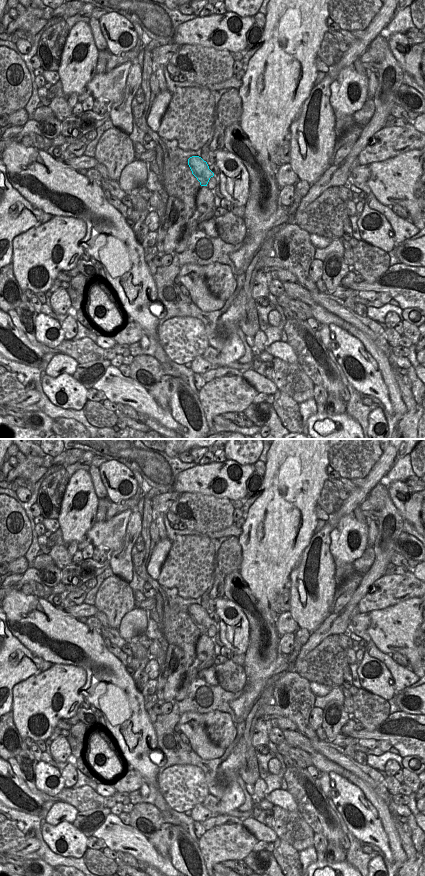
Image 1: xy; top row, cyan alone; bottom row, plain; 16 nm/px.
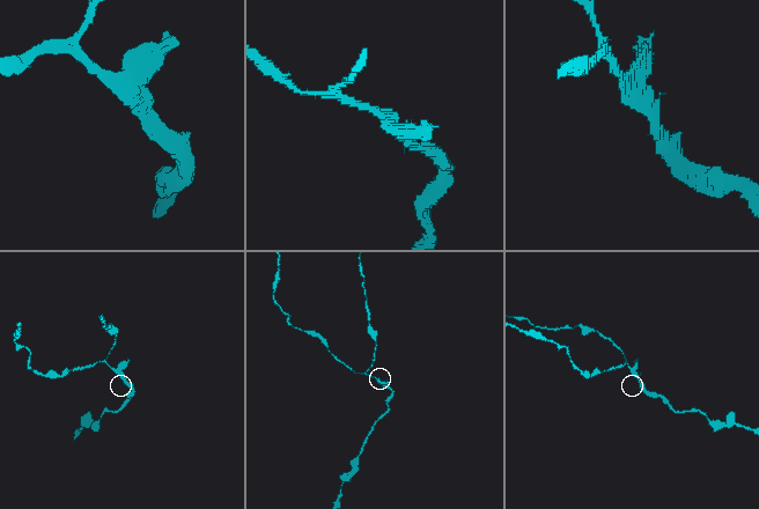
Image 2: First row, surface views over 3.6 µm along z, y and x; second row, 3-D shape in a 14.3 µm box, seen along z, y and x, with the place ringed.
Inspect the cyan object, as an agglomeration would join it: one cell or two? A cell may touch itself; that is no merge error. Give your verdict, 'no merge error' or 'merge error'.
merge error

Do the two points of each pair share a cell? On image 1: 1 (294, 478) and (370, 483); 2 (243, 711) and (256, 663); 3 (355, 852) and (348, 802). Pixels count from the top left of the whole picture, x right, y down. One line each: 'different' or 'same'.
1: different
2: same
3: different

